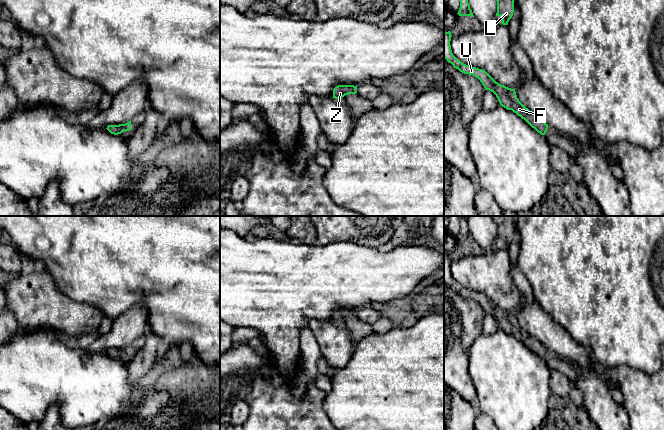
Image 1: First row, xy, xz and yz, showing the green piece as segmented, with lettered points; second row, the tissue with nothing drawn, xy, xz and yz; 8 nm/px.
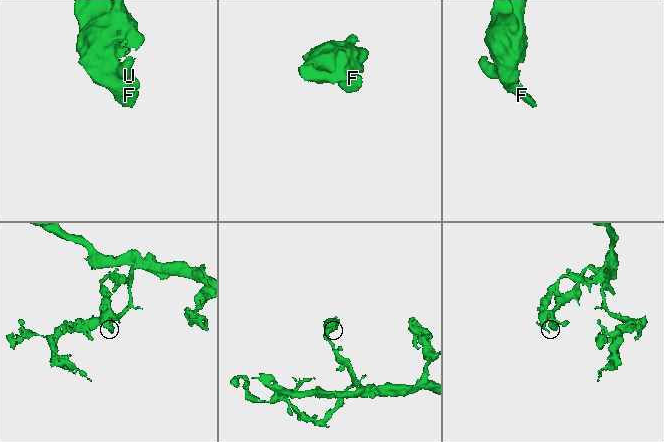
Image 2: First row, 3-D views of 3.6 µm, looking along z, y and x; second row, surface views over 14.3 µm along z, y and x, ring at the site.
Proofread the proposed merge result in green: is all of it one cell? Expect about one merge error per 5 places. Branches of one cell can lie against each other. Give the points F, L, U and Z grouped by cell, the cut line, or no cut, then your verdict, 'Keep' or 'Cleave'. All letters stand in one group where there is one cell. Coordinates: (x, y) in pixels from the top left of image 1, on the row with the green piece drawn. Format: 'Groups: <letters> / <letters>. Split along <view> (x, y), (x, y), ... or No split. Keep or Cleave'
Groups: F L U Z. No split. Keep

